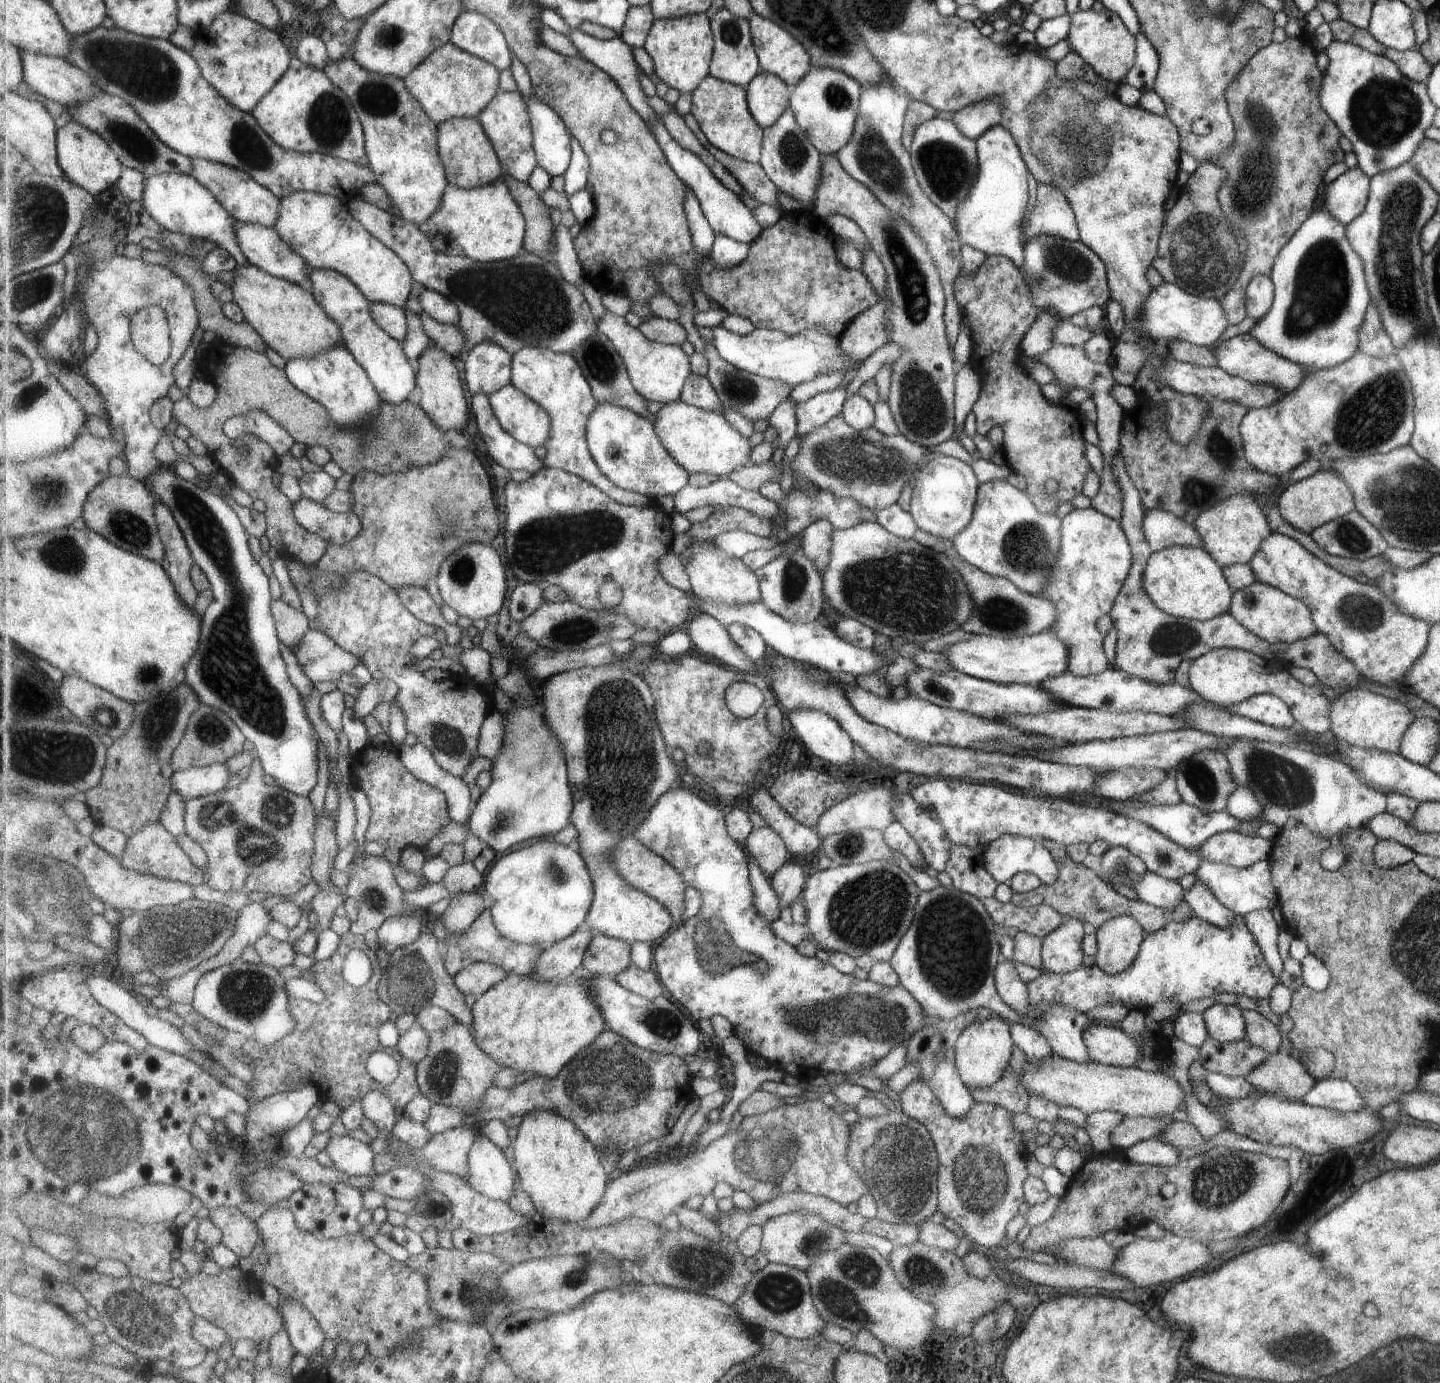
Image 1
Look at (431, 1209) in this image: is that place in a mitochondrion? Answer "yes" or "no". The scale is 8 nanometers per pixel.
yes

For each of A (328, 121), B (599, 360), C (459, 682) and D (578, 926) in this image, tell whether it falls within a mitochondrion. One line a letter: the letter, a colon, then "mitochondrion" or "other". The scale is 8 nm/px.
A: mitochondrion
B: mitochondrion
C: other
D: other

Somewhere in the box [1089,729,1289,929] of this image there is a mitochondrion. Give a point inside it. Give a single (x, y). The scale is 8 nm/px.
(1200, 779)

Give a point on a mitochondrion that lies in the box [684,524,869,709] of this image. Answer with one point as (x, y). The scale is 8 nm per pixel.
(794, 580)

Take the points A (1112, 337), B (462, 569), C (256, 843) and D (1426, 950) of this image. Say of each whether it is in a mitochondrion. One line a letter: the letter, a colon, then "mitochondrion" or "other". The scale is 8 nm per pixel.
A: other
B: mitochondrion
C: mitochondrion
D: mitochondrion

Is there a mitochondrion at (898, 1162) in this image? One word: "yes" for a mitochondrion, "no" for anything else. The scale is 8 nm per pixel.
yes

